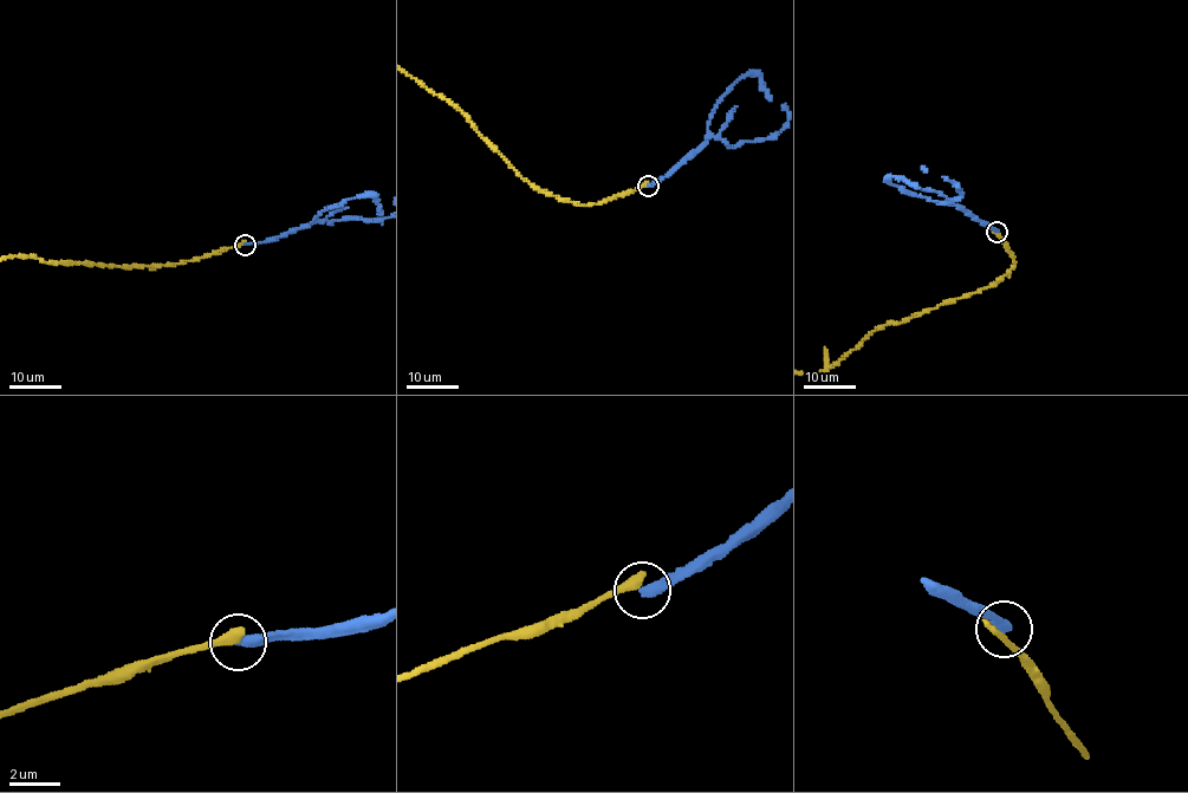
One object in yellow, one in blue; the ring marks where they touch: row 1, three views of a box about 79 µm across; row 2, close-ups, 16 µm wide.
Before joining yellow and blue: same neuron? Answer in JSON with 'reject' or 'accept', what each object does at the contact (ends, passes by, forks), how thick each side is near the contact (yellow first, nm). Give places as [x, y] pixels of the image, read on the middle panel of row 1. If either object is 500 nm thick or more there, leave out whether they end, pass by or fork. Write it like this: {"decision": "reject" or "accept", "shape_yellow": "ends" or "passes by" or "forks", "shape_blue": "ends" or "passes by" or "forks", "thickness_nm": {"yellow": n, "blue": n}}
{"decision": "reject", "shape_yellow": "ends", "shape_blue": "ends", "thickness_nm": {"yellow": 460, "blue": 440}}

